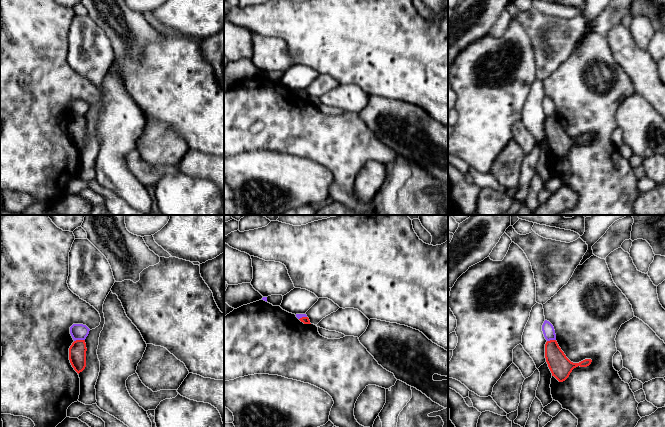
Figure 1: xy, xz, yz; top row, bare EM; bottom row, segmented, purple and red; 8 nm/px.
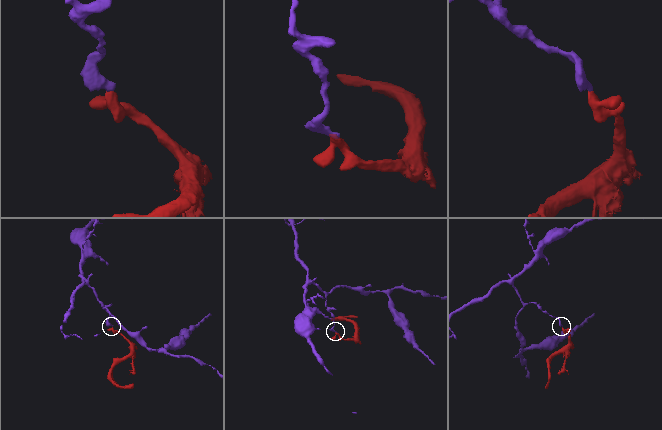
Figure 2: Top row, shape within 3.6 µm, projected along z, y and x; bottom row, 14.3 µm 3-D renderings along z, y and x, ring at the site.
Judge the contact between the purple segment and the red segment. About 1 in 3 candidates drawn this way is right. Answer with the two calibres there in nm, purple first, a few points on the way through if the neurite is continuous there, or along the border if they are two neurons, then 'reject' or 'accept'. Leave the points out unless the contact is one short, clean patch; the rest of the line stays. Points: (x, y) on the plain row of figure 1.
calibres 130 and 140 nm; reject

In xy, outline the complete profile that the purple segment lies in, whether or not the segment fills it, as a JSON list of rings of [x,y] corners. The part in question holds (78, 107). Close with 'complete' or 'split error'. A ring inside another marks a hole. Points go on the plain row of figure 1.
[[[73,100],[70,103],[70,110],[74,117],[85,116],[89,110],[90,105],[83,100]]]; complete

